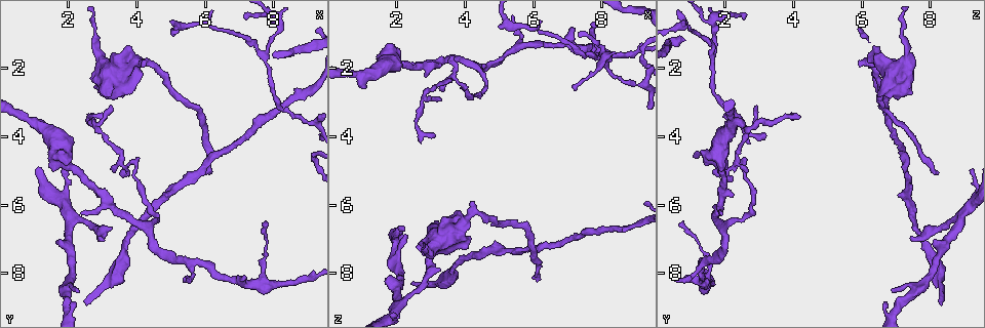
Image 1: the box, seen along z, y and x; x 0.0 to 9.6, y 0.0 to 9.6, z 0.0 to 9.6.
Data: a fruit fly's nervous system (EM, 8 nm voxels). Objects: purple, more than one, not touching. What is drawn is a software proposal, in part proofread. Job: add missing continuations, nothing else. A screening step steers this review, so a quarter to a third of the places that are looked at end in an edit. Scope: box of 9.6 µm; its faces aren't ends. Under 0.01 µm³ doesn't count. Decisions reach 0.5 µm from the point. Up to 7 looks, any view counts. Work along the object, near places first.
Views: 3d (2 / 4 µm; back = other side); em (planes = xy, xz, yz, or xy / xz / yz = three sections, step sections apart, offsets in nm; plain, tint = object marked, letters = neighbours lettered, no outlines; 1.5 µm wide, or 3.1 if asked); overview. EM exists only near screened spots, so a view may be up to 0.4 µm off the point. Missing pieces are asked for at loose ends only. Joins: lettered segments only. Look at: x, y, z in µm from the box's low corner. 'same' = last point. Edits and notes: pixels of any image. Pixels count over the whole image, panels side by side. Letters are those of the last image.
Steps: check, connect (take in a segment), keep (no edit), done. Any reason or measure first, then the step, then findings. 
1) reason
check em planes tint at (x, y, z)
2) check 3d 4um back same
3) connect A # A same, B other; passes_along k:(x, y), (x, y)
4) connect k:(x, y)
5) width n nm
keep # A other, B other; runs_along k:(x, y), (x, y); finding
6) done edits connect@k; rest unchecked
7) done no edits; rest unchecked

branch stops here
check 3d 2um at (2.90, 6.95, 7.45)

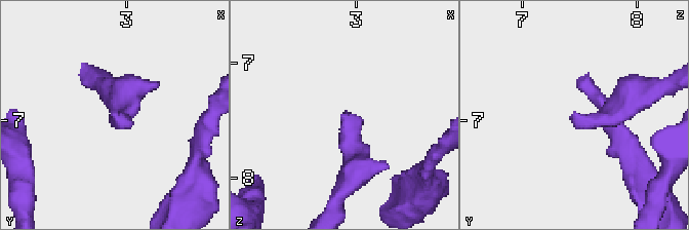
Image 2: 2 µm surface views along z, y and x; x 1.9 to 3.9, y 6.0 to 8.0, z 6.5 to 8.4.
check em planes plain at (2.90, 6.98, 7.40)

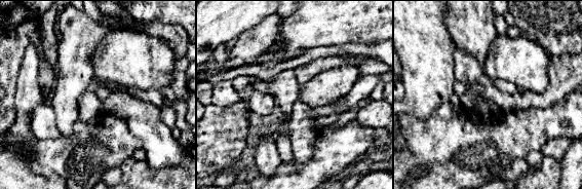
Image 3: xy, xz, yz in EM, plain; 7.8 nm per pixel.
check em planes letters same

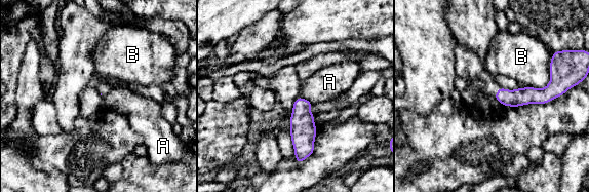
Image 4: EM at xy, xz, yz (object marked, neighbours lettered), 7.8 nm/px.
keep # A other, B other; border 4:(305, 98), (311, 103); none of them fits

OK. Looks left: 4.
branch stops here
check em xz step 4 tint at (2.50, 8.85, 8.20)

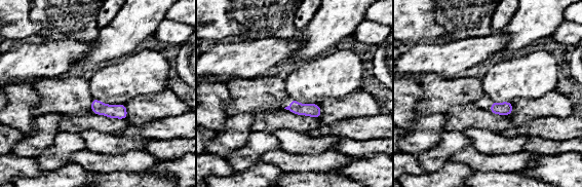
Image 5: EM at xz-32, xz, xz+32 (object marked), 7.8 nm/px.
another direction
check em planes letters same

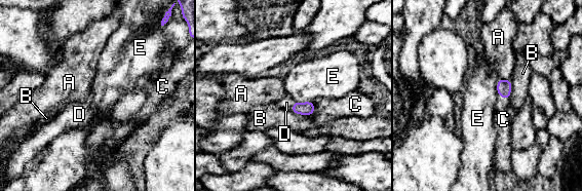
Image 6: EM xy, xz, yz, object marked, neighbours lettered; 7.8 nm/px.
width 110 nm; longest_contact B 150 nm
connect D # A other, B other, C other, D same, E other; the neuron continues

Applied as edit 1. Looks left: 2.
long arm stops here
check em xz step 4 letters at (6.15, 5.00, 8.20)

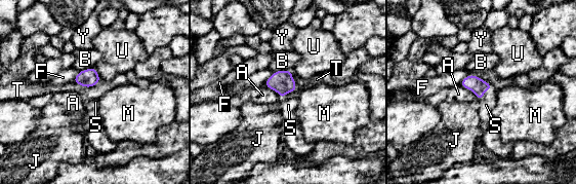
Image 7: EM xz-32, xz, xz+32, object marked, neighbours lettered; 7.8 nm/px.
connect S # A other, B other, F other, J other, M other, S same, T other, U other, Y other; passes_along 7:(282, 81), (283, 98), (288, 105); the neuron continues

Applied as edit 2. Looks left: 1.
done edits connect@6, connect@7; rest unchecked

